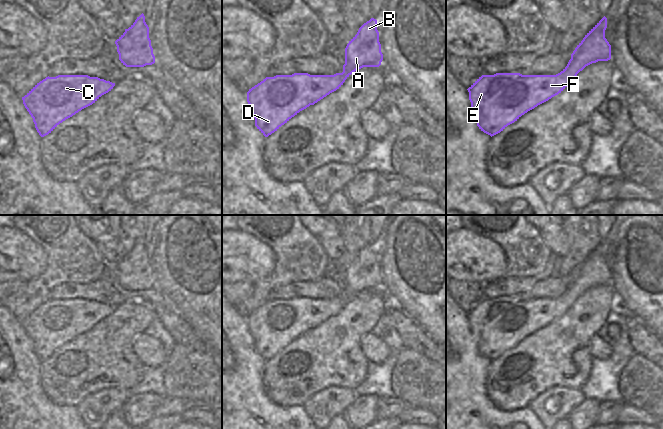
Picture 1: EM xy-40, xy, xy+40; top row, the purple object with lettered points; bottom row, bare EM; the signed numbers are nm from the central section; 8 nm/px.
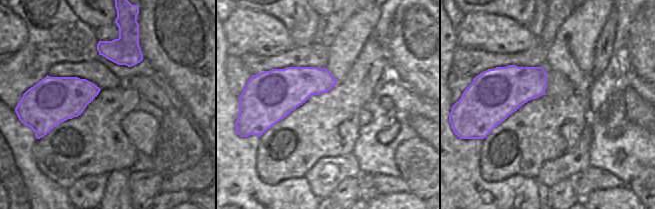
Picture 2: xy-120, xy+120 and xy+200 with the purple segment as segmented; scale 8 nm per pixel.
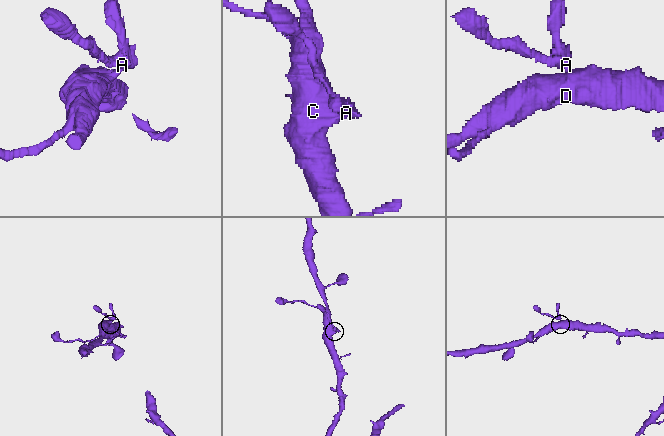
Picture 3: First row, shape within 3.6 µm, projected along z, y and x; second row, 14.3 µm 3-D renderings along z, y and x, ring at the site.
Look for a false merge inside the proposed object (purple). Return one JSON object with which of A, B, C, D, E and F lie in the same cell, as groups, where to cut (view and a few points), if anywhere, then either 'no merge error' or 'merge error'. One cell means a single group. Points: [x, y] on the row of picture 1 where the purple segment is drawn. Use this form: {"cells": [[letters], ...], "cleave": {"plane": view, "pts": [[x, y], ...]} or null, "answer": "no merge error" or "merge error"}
{"cells": [["A", "B"], ["C", "D", "E", "F"]], "cleave": {"plane": "xy+40", "pts": [[571, 58], [581, 61], [585, 66]]}, "answer": "merge error"}

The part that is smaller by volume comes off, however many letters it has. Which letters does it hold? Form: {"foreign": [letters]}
{"foreign": ["A", "B"]}

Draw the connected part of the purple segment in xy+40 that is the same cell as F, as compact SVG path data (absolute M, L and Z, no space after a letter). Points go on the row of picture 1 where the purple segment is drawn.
M570 59L567 66L556 75L482 75L467 89L471 108L477 118L477 126L491 137L500 133L528 111L561 93L585 67L584 63Z

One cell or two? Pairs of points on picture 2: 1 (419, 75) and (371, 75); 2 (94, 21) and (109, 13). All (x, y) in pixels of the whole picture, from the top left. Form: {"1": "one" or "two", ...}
{"1": "two", "2": "one"}

